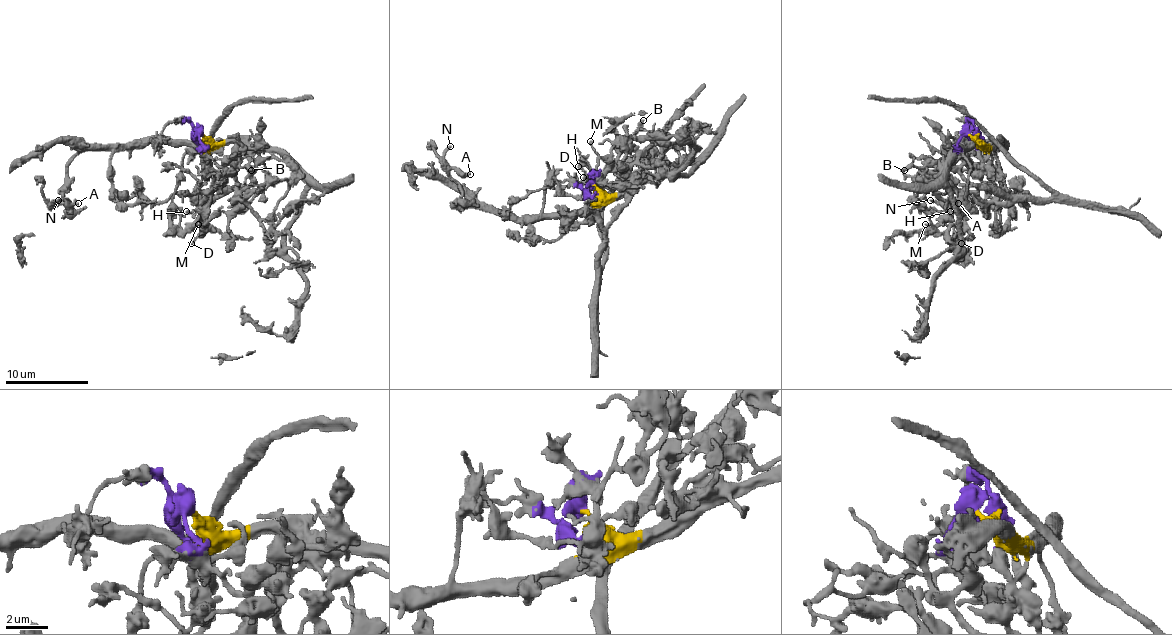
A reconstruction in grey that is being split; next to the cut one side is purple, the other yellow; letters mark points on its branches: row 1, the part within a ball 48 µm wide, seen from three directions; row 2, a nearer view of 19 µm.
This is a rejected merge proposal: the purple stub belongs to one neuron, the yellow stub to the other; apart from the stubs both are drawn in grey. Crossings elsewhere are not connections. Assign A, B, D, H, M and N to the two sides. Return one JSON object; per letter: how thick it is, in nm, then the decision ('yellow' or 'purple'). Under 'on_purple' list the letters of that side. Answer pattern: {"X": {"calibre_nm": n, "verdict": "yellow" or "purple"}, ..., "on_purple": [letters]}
{"A": {"calibre_nm": 300, "verdict": "yellow"}, "B": {"calibre_nm": 320, "verdict": "purple"}, "D": {"calibre_nm": 150, "verdict": "purple"}, "H": {"calibre_nm": 190, "verdict": "purple"}, "M": {"calibre_nm": 160, "verdict": "purple"}, "N": {"calibre_nm": 160, "verdict": "yellow"}, "on_purple": ["B", "D", "H", "M"]}

